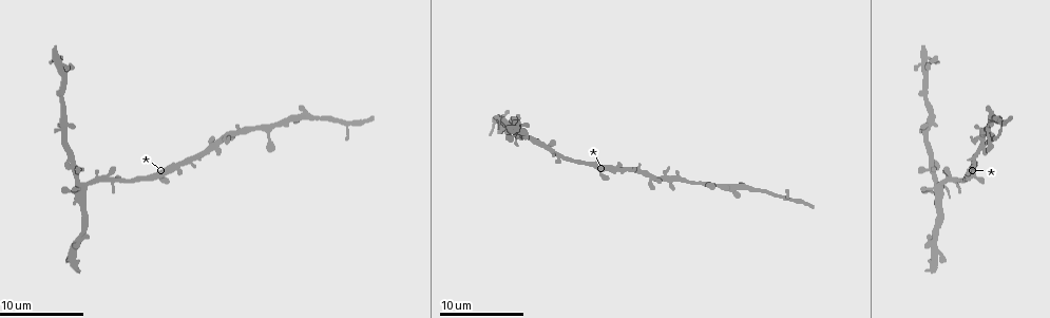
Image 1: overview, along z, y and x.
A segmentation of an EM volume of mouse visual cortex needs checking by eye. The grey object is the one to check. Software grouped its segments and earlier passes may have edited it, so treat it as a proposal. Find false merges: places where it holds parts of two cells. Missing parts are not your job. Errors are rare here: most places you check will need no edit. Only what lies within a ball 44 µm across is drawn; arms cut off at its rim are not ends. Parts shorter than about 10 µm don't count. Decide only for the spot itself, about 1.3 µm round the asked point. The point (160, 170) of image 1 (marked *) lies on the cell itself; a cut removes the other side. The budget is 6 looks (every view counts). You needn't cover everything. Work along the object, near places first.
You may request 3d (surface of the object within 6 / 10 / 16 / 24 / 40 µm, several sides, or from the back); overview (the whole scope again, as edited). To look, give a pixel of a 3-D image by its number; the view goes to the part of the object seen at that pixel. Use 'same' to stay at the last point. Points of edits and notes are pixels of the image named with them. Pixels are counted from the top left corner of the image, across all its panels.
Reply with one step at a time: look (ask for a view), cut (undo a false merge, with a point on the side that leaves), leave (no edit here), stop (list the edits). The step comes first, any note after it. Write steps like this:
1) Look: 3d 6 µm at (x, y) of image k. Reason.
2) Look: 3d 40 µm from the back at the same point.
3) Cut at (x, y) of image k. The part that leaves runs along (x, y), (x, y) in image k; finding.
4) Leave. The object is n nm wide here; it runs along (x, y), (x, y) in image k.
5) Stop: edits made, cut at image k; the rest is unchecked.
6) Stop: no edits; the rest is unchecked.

Look: 3d 6 µm at (313, 116) of image 1. Sudden change in width.

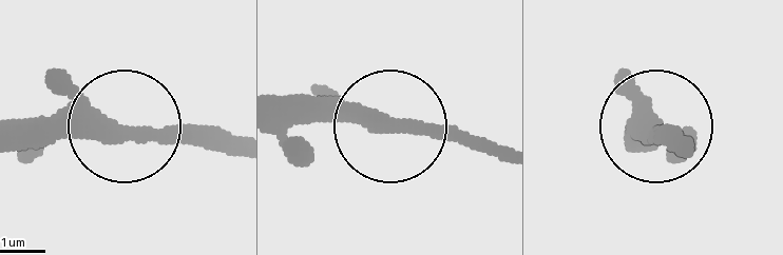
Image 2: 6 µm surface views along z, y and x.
Look: 3d 6 µm from the back at (393, 122) of image 2. From behind.

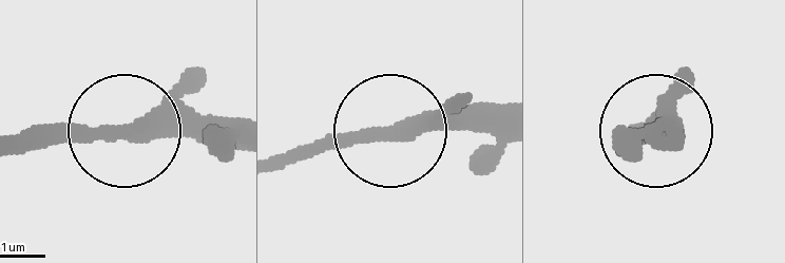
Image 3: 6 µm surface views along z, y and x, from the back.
Leave. All the same cell.

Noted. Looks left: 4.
Look: 3d 10 µm at (279, 126) of image 1. Narrows sharply.

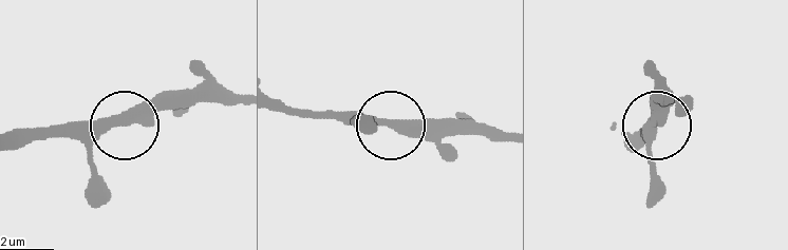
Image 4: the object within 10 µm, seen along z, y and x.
Leave. It runs along (637, 150), (653, 127), (653, 81) in image 4; one cell here.

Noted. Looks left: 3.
Look: 3d 10 µm at (925, 141) of image 1.

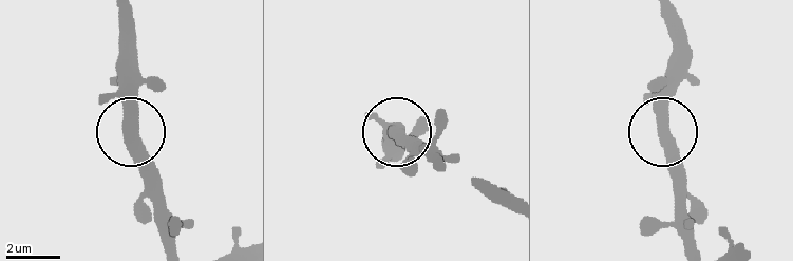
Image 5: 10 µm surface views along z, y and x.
Leave. It runs along (695, 242), (683, 208), (683, 174), (663, 127), (669, 60) in image 5; all the same cell.

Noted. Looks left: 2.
Stop: no edits; the rest is unchecked.

